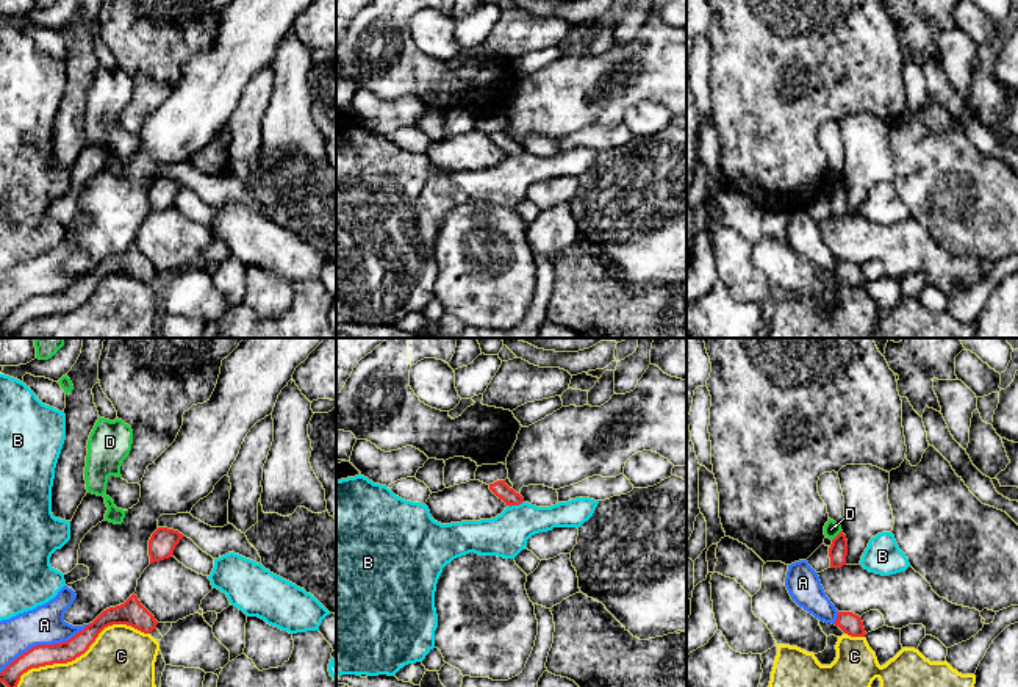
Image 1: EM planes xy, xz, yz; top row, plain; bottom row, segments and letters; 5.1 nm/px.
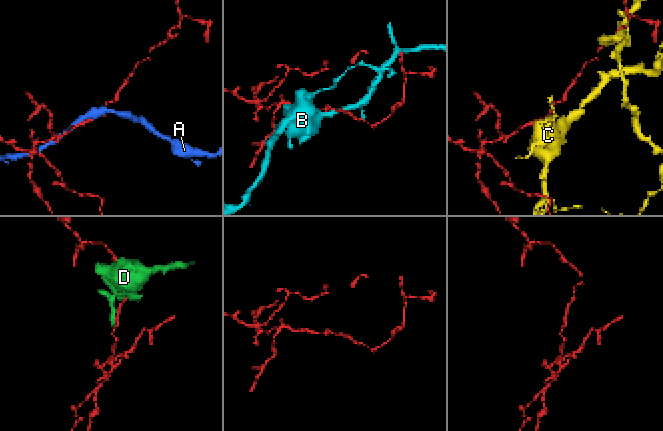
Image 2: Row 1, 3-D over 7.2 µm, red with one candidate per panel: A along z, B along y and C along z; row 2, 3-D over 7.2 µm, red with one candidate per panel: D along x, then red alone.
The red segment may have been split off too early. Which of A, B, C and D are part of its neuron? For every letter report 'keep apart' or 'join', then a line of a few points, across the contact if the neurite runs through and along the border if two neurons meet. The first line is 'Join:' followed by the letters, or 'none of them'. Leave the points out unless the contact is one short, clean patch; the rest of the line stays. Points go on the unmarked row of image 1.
Join: none of them
A: keep apart
B: keep apart; line xz (523, 151), (507, 155)
C: keep apart
D: keep apart; line yz (842, 180), (832, 190)

